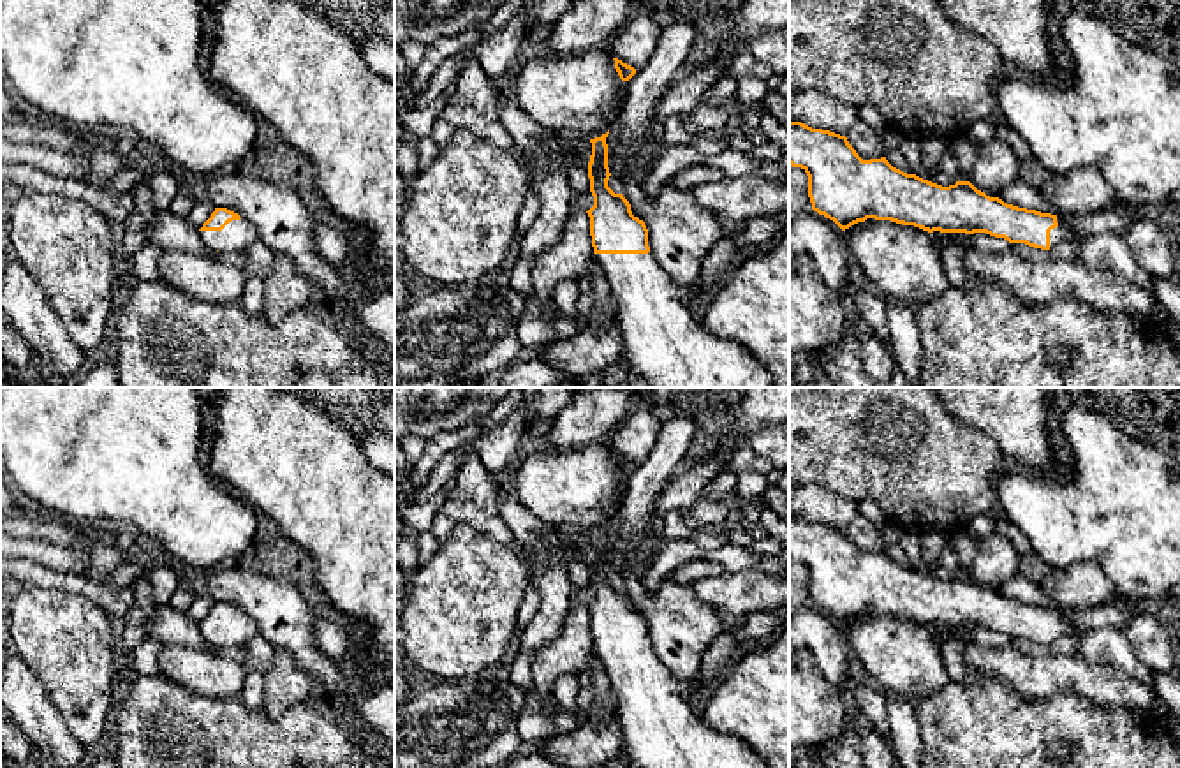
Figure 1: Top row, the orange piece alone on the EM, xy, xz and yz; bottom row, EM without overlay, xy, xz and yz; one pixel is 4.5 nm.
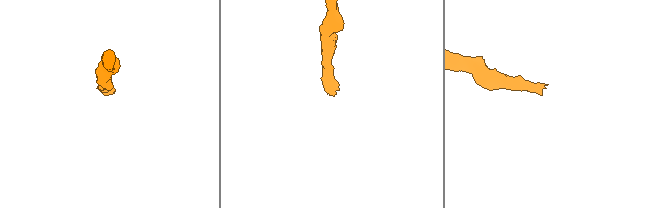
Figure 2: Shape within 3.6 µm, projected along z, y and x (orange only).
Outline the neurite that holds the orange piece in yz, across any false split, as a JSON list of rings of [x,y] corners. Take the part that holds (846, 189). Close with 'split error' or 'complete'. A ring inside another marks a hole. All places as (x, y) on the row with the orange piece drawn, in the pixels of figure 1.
[[[791,120],[789,164],[807,173],[812,210],[842,231],[875,218],[928,233],[986,233],[1041,250],[1080,241],[1057,215],[1007,204],[970,181],[932,183],[893,167],[886,157],[863,160],[845,136]]] | split error

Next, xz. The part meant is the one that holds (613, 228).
[[[609,130],[602,134],[601,137],[590,139],[592,143],[592,155],[588,162],[588,178],[590,178],[590,192],[594,196],[594,206],[586,211],[590,217],[590,236],[592,236],[592,247],[594,247],[594,259],[599,262],[599,266],[604,271],[604,277],[609,284],[611,296],[618,303],[618,315],[613,326],[620,331],[622,342],[623,342],[623,361],[631,366],[632,377],[643,379],[650,388],[775,388],[771,375],[768,370],[750,354],[747,352],[738,342],[720,338],[713,333],[710,333],[704,324],[696,319],[690,310],[682,303],[678,296],[678,287],[671,282],[671,278],[664,273],[664,270],[657,264],[653,254],[648,247],[648,229],[643,220],[632,215],[629,201],[623,197],[623,194],[615,194],[608,187],[608,180],[611,176],[608,167],[608,137]]] | split error

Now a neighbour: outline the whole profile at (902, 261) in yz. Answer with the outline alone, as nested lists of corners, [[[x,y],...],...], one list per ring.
[[[867,218],[844,231],[845,245],[886,301],[925,305],[949,287],[928,231]]]

